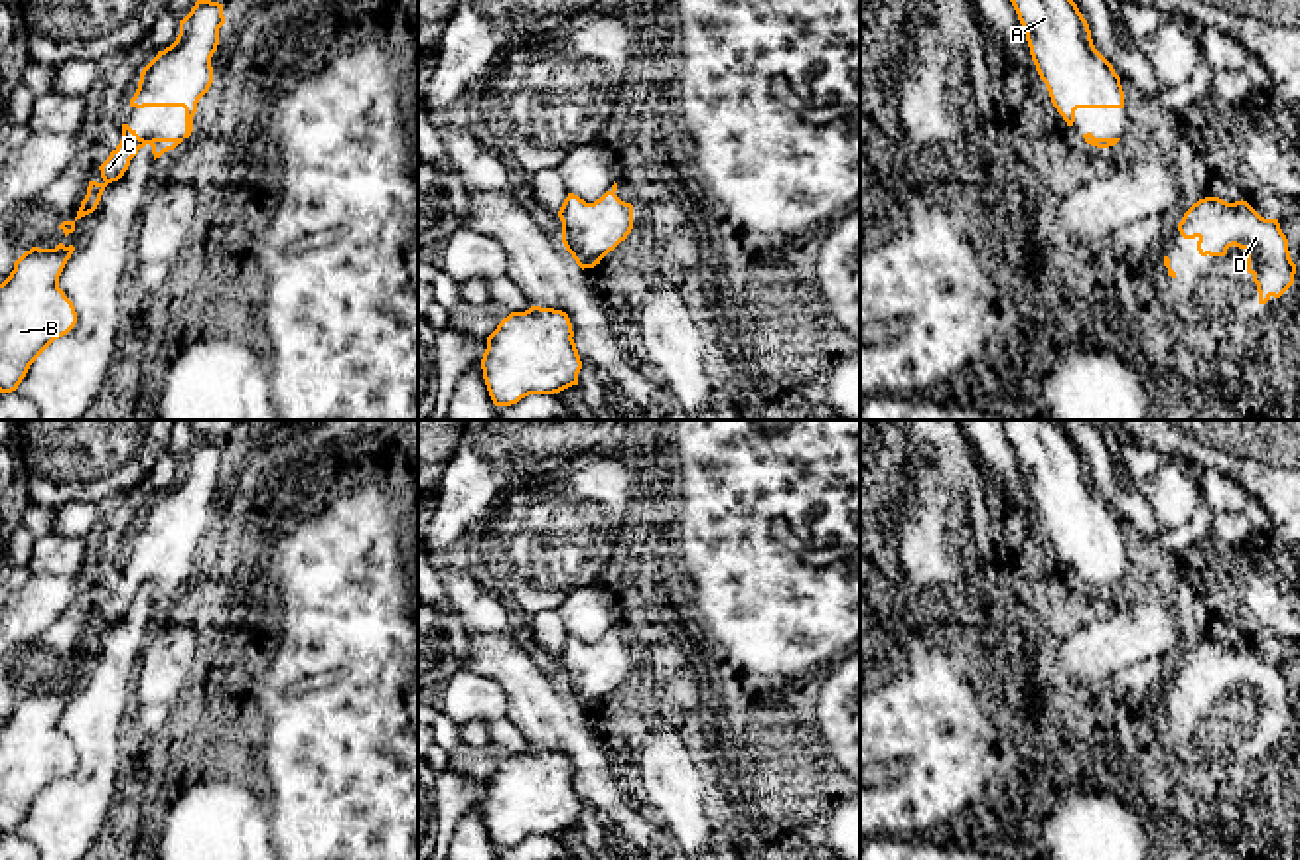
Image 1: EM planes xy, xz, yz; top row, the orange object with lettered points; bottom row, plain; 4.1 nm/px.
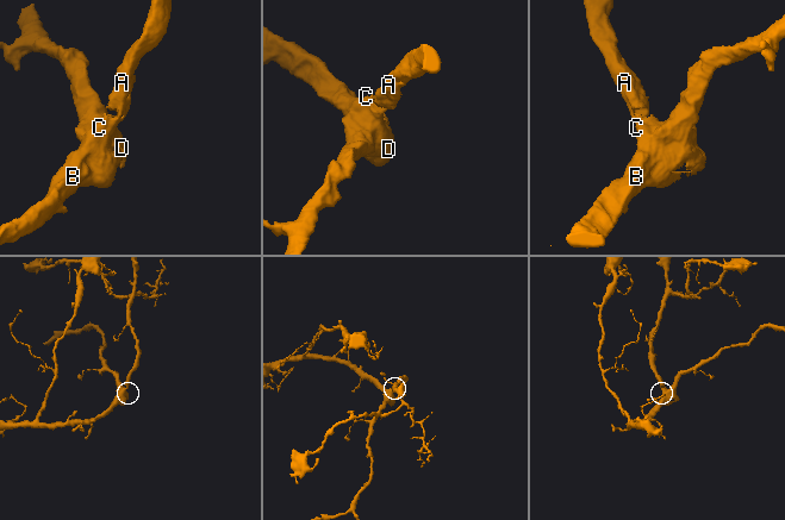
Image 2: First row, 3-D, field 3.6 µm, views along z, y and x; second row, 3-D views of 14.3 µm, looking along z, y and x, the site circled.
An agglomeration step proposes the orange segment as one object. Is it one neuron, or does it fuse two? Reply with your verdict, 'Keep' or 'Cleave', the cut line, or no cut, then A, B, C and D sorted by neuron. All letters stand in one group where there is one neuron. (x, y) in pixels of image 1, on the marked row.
Keep. No split. Groups: A B C D

